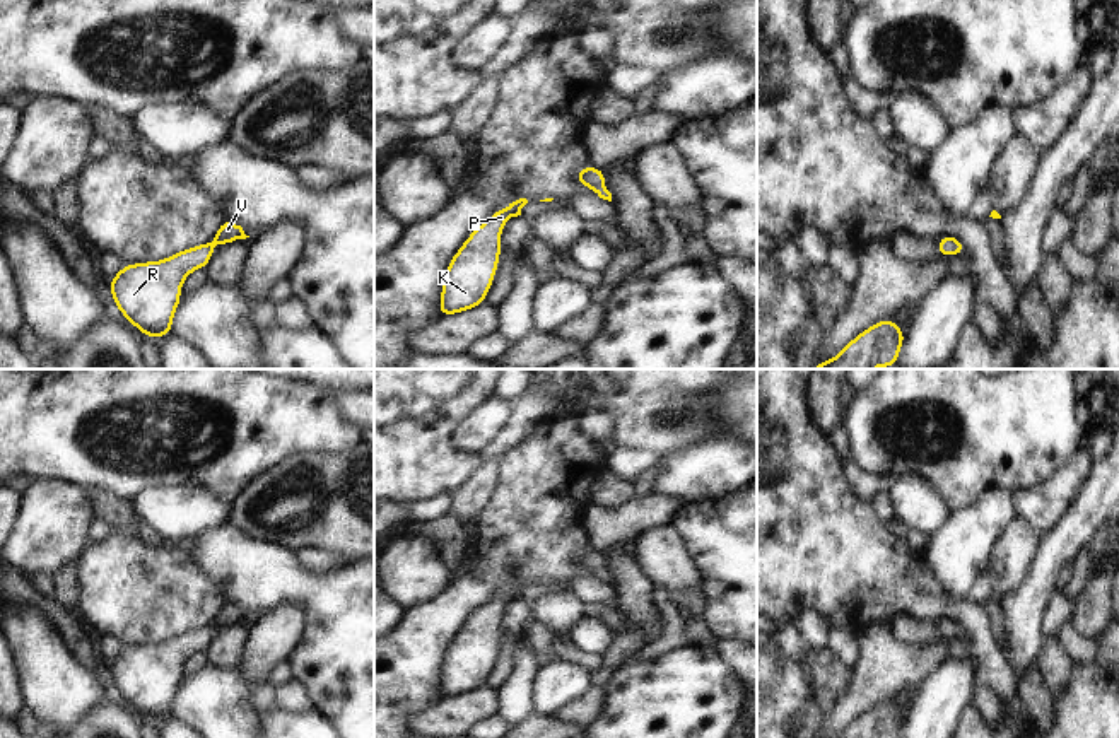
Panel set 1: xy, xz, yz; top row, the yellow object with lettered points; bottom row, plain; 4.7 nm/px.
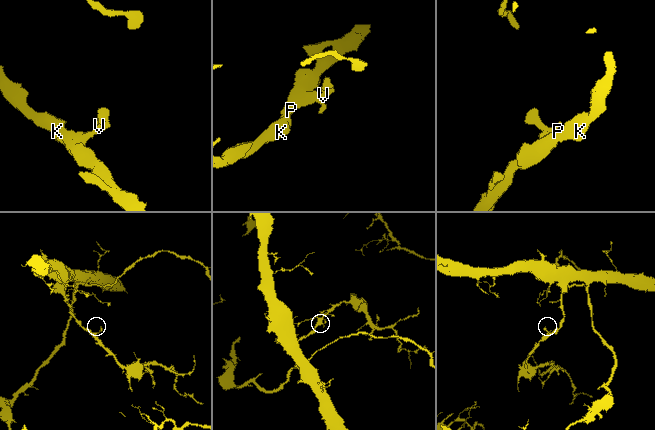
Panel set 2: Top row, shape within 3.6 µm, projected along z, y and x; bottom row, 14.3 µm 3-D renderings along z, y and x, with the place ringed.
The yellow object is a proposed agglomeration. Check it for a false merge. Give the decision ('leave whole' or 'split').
leave whole

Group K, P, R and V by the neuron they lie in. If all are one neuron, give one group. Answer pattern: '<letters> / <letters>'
K P R V

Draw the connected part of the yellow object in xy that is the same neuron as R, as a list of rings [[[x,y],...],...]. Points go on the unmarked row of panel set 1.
[[[226,601],[212,624],[171,637],[161,644],[123,647],[108,665],[114,688],[125,702],[147,721],[173,718],[173,699],[181,683],[185,661],[207,651],[215,627],[246,622],[243,610]]]

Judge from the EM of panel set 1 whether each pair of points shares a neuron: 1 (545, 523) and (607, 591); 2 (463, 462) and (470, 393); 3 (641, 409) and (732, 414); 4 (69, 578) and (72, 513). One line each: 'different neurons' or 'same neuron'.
1: same neuron
2: same neuron
3: same neuron
4: different neurons

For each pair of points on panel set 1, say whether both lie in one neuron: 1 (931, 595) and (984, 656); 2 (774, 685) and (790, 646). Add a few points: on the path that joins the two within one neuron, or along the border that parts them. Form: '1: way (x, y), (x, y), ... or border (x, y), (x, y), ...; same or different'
1: way (950, 607), (957, 609), (978, 629), (978, 638); same
2: border (779, 651), (803, 665); different

